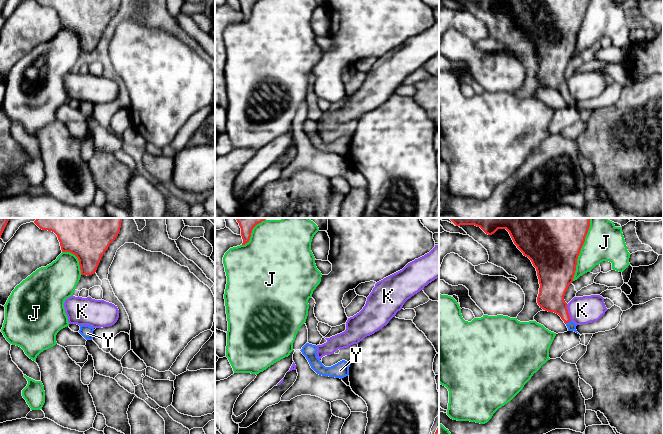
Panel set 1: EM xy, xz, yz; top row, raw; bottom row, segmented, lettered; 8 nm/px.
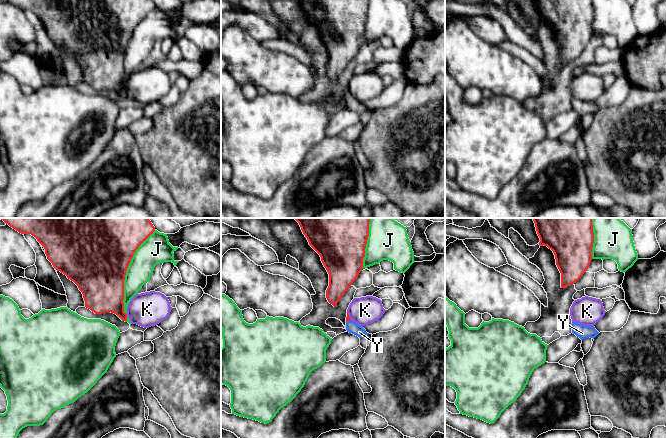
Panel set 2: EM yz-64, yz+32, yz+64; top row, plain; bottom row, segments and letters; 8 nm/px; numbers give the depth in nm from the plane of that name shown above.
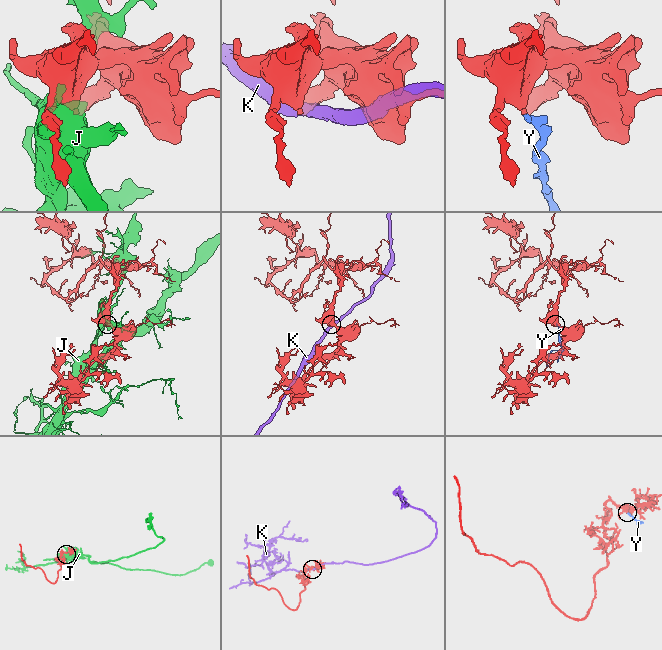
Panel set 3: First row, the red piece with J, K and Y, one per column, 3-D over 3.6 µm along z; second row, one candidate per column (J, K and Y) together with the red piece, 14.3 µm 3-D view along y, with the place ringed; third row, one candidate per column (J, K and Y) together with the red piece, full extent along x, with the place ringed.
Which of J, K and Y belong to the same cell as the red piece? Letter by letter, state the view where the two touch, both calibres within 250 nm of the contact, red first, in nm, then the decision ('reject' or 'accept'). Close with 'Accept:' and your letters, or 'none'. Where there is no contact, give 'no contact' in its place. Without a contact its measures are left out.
J: yz | 400/300 nm | reject
K: yz | 220/220 nm | reject
Y: yz | 200/70 nm | accept
Accept: Y

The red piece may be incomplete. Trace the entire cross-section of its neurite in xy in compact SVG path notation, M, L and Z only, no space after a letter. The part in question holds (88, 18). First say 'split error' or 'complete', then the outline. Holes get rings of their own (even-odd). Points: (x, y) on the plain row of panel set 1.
complete; M36 0L42 6L54 8L60 18L62 28L74 30L78 36L81 51L96 48L100 36L109 21L118 12L121 0Z

